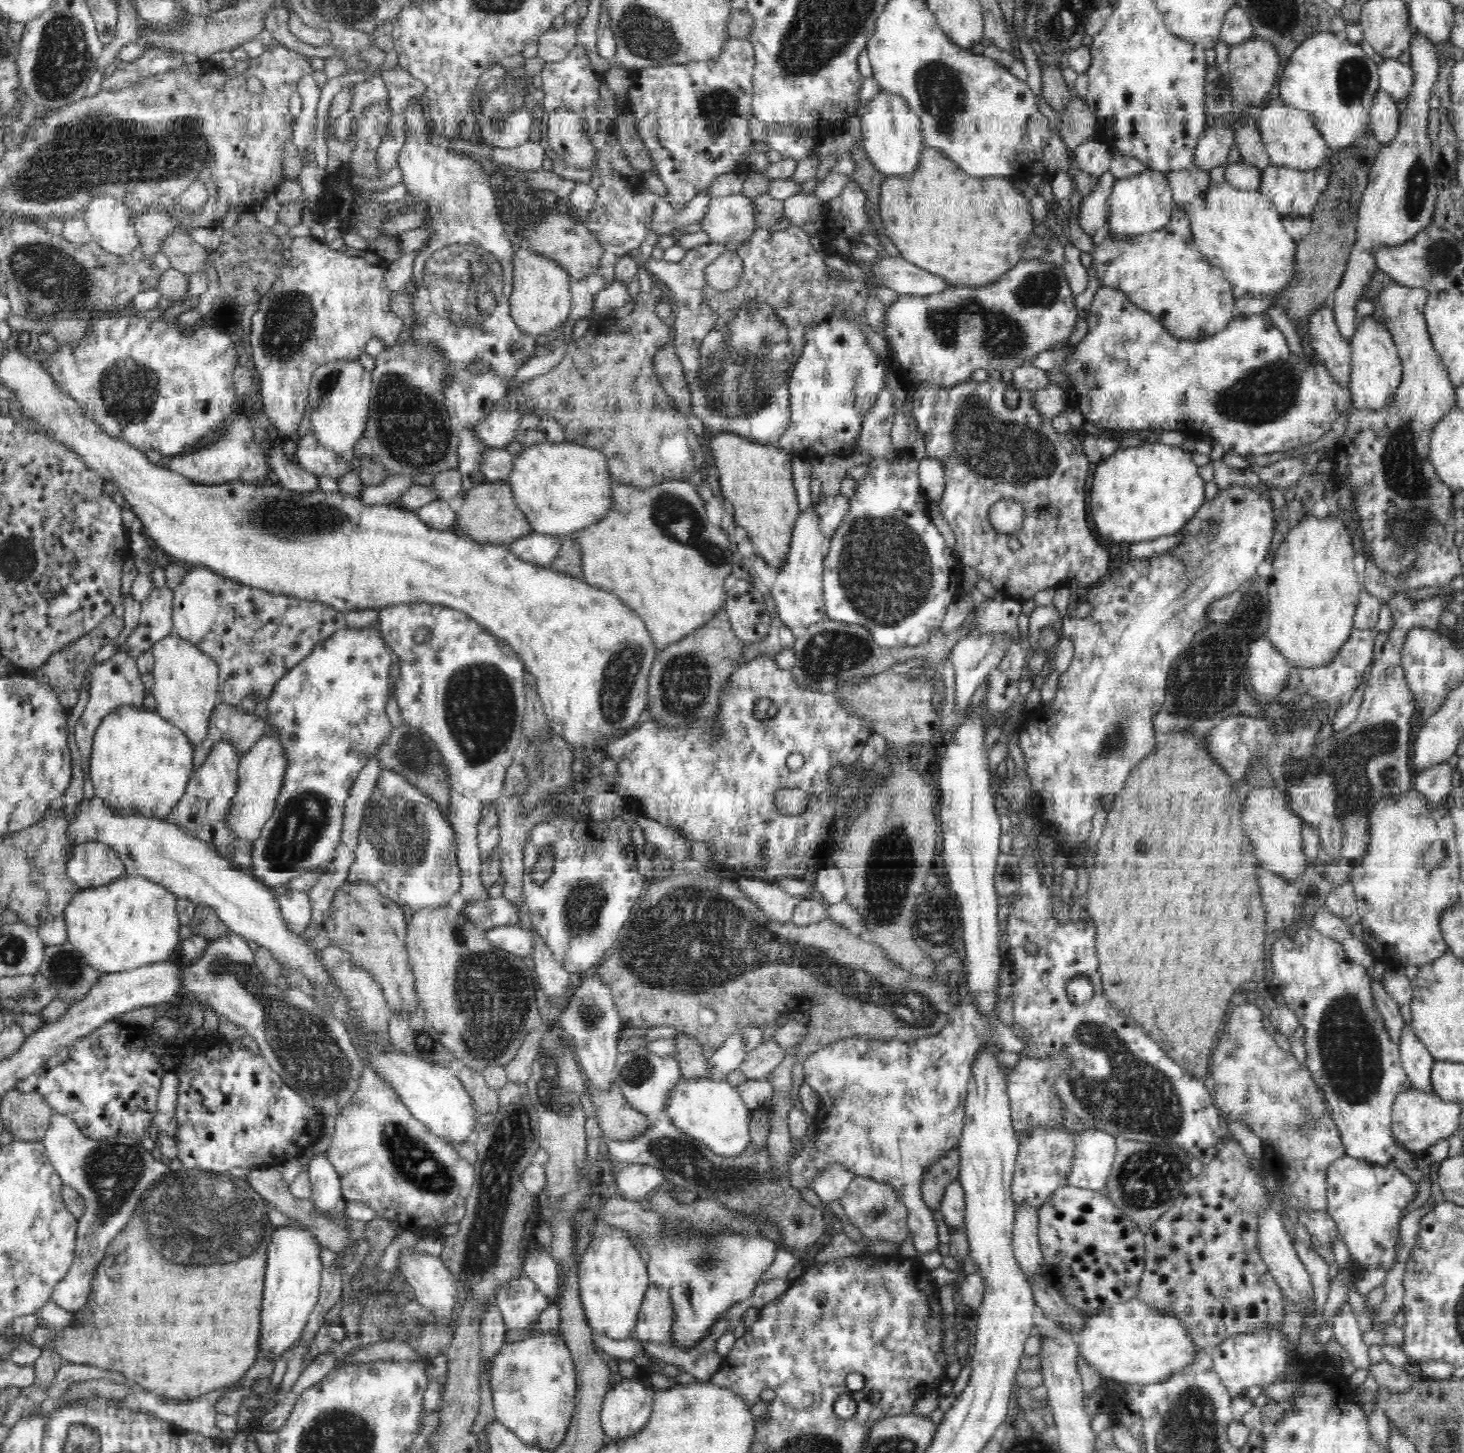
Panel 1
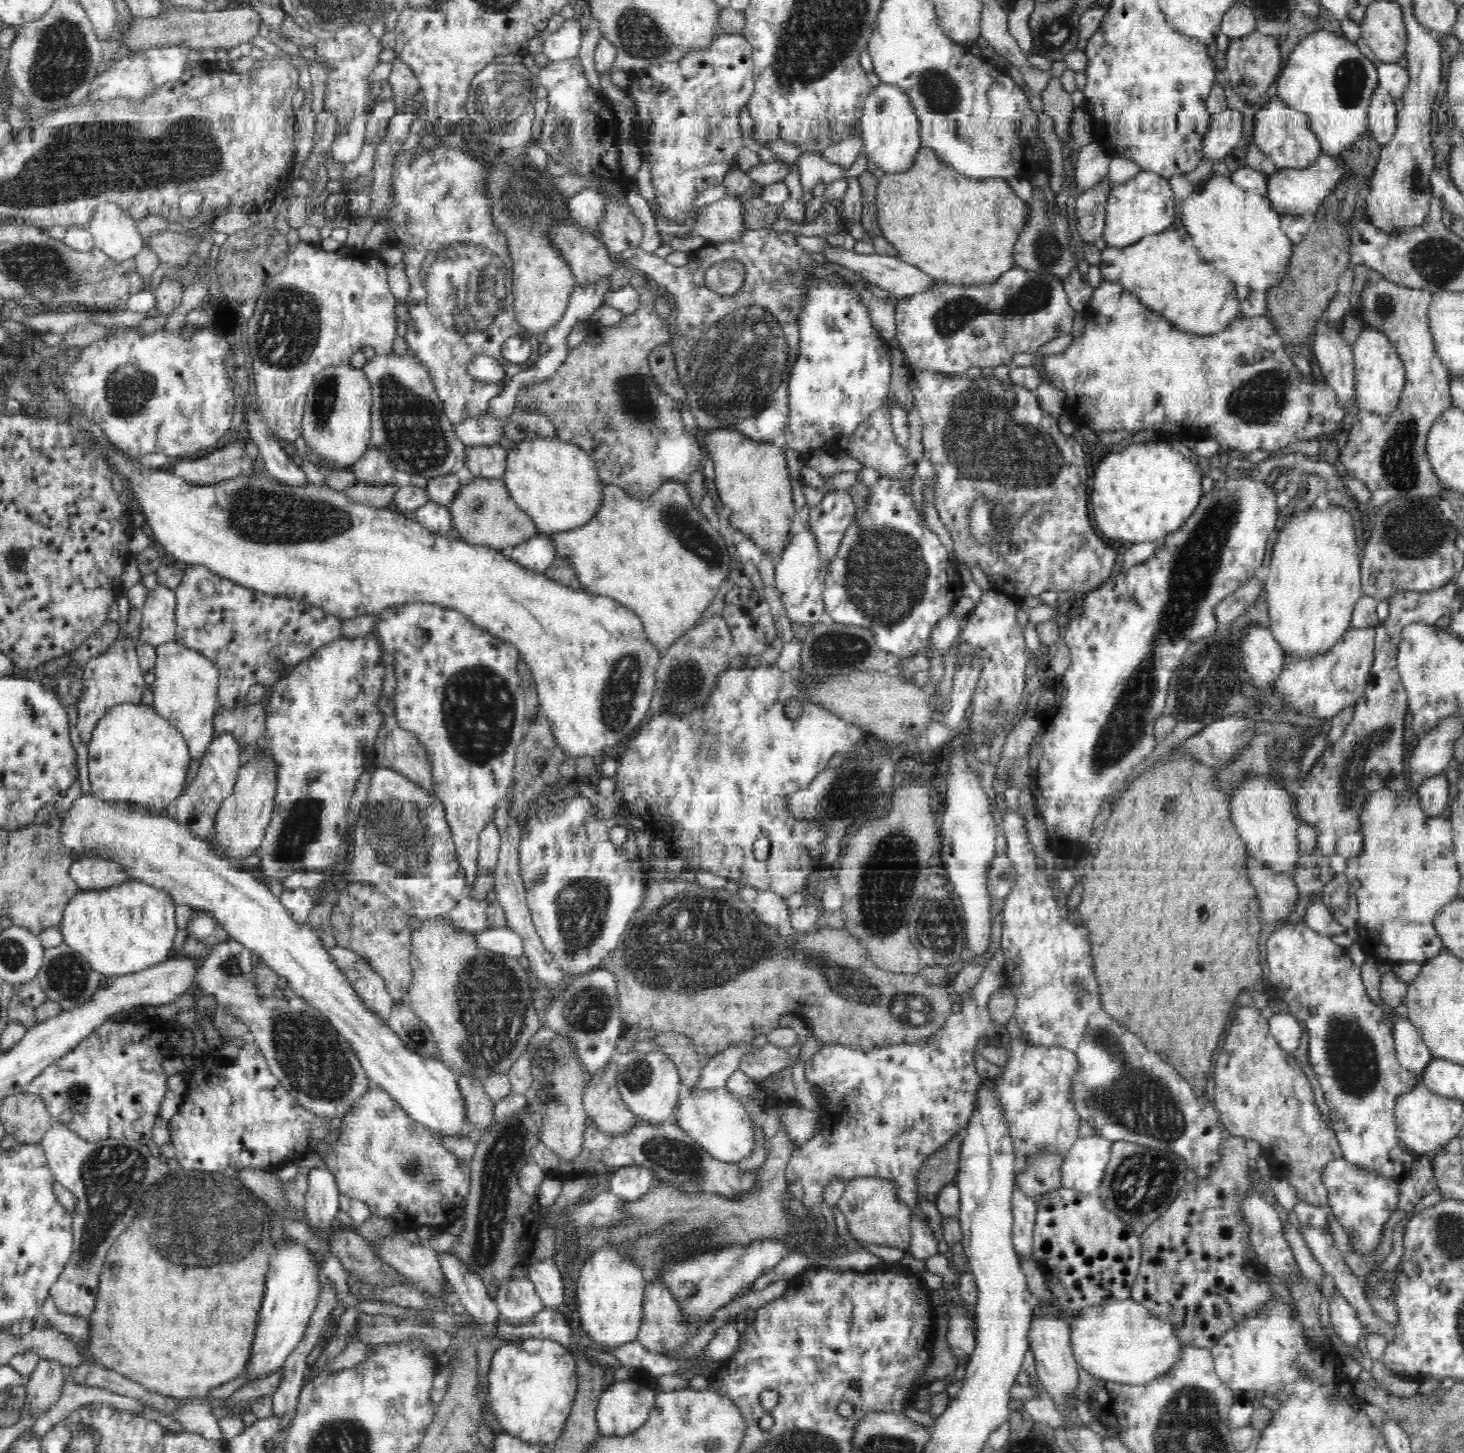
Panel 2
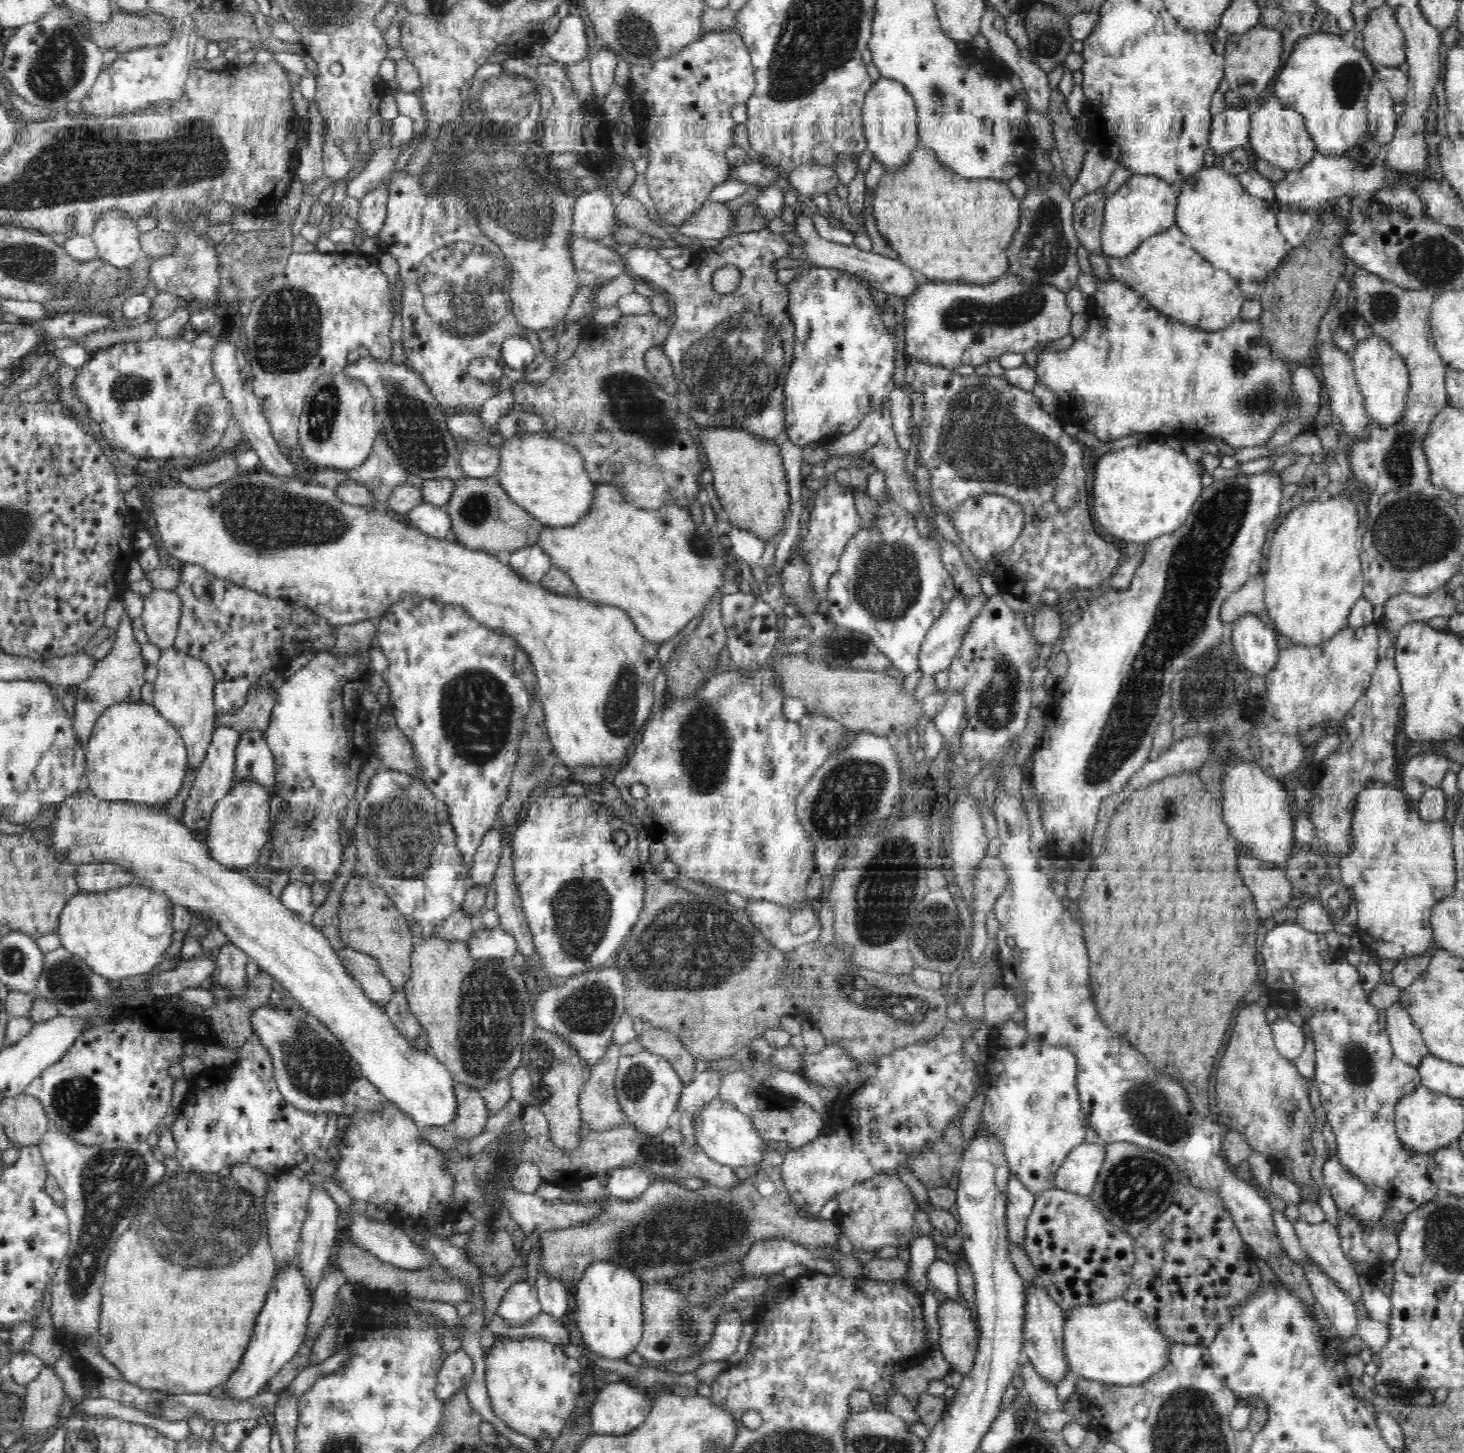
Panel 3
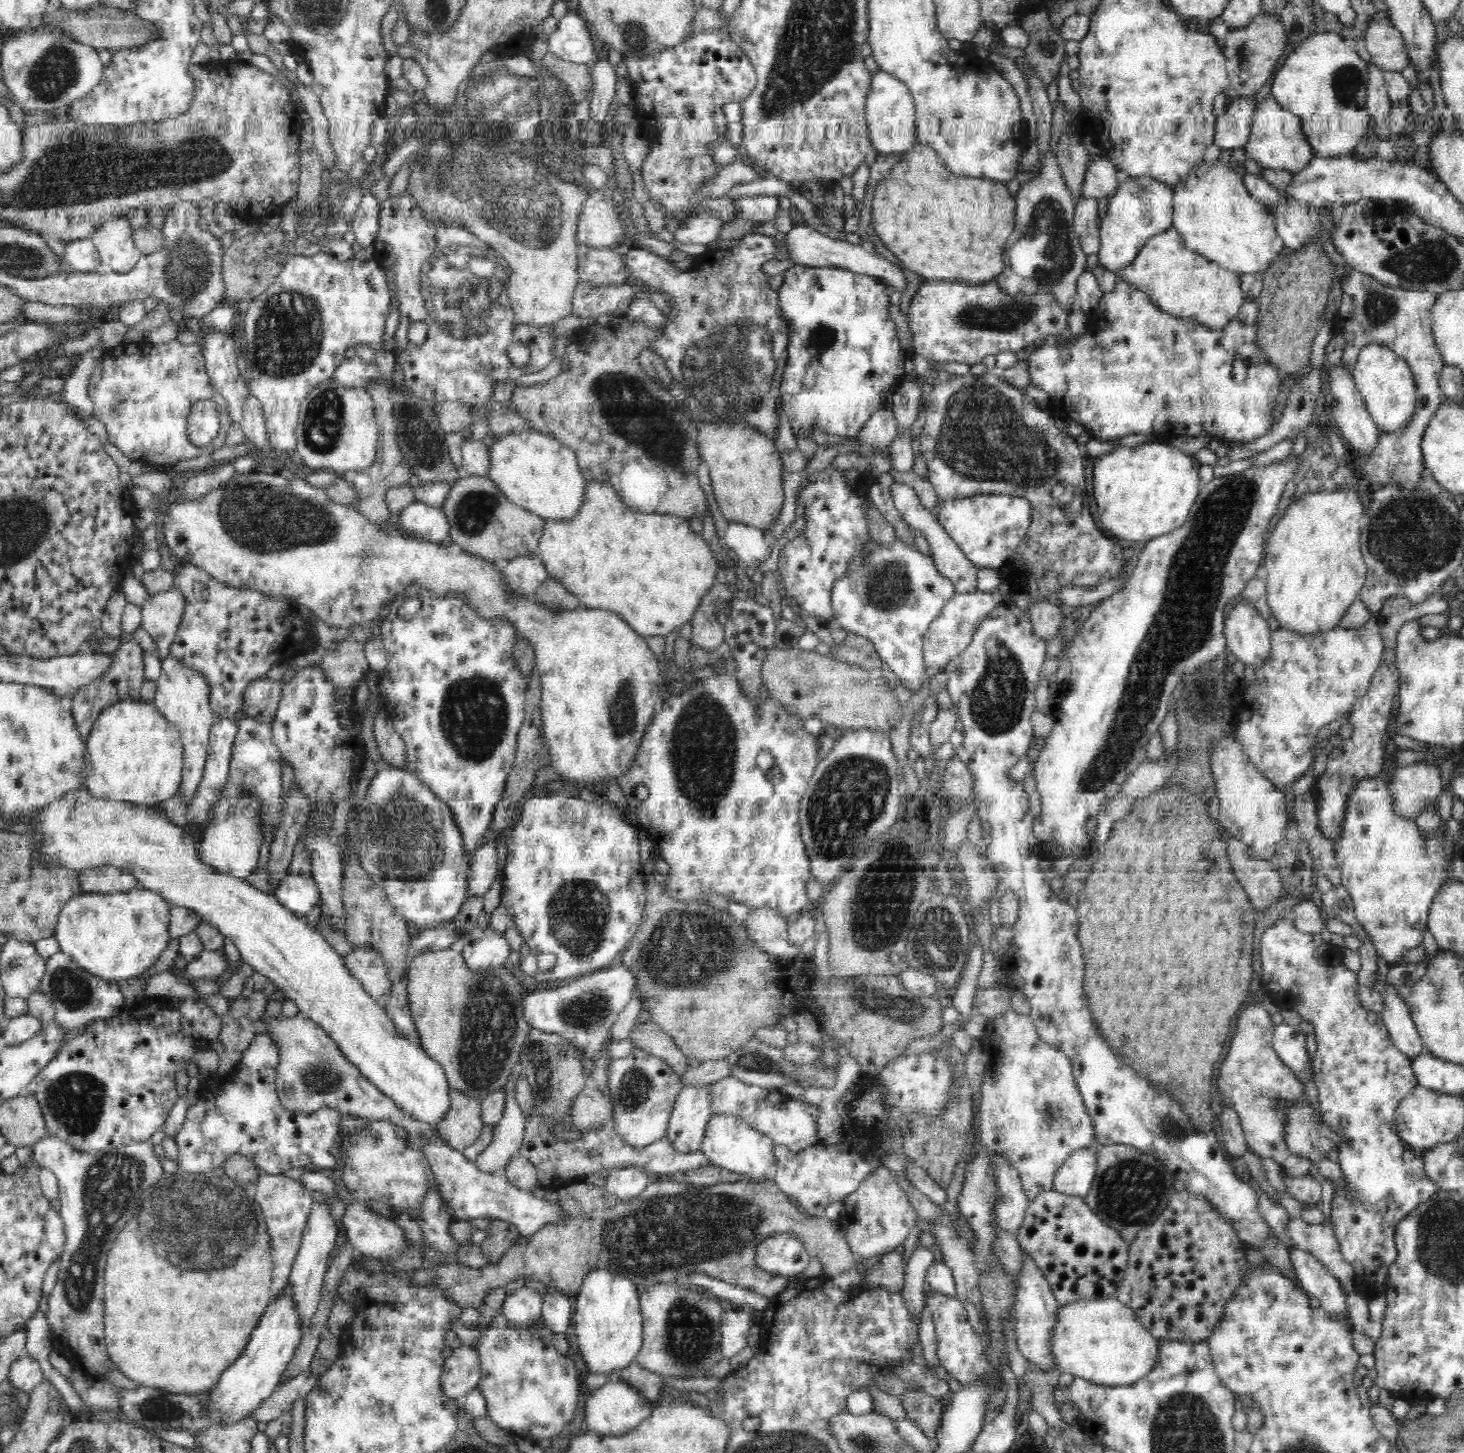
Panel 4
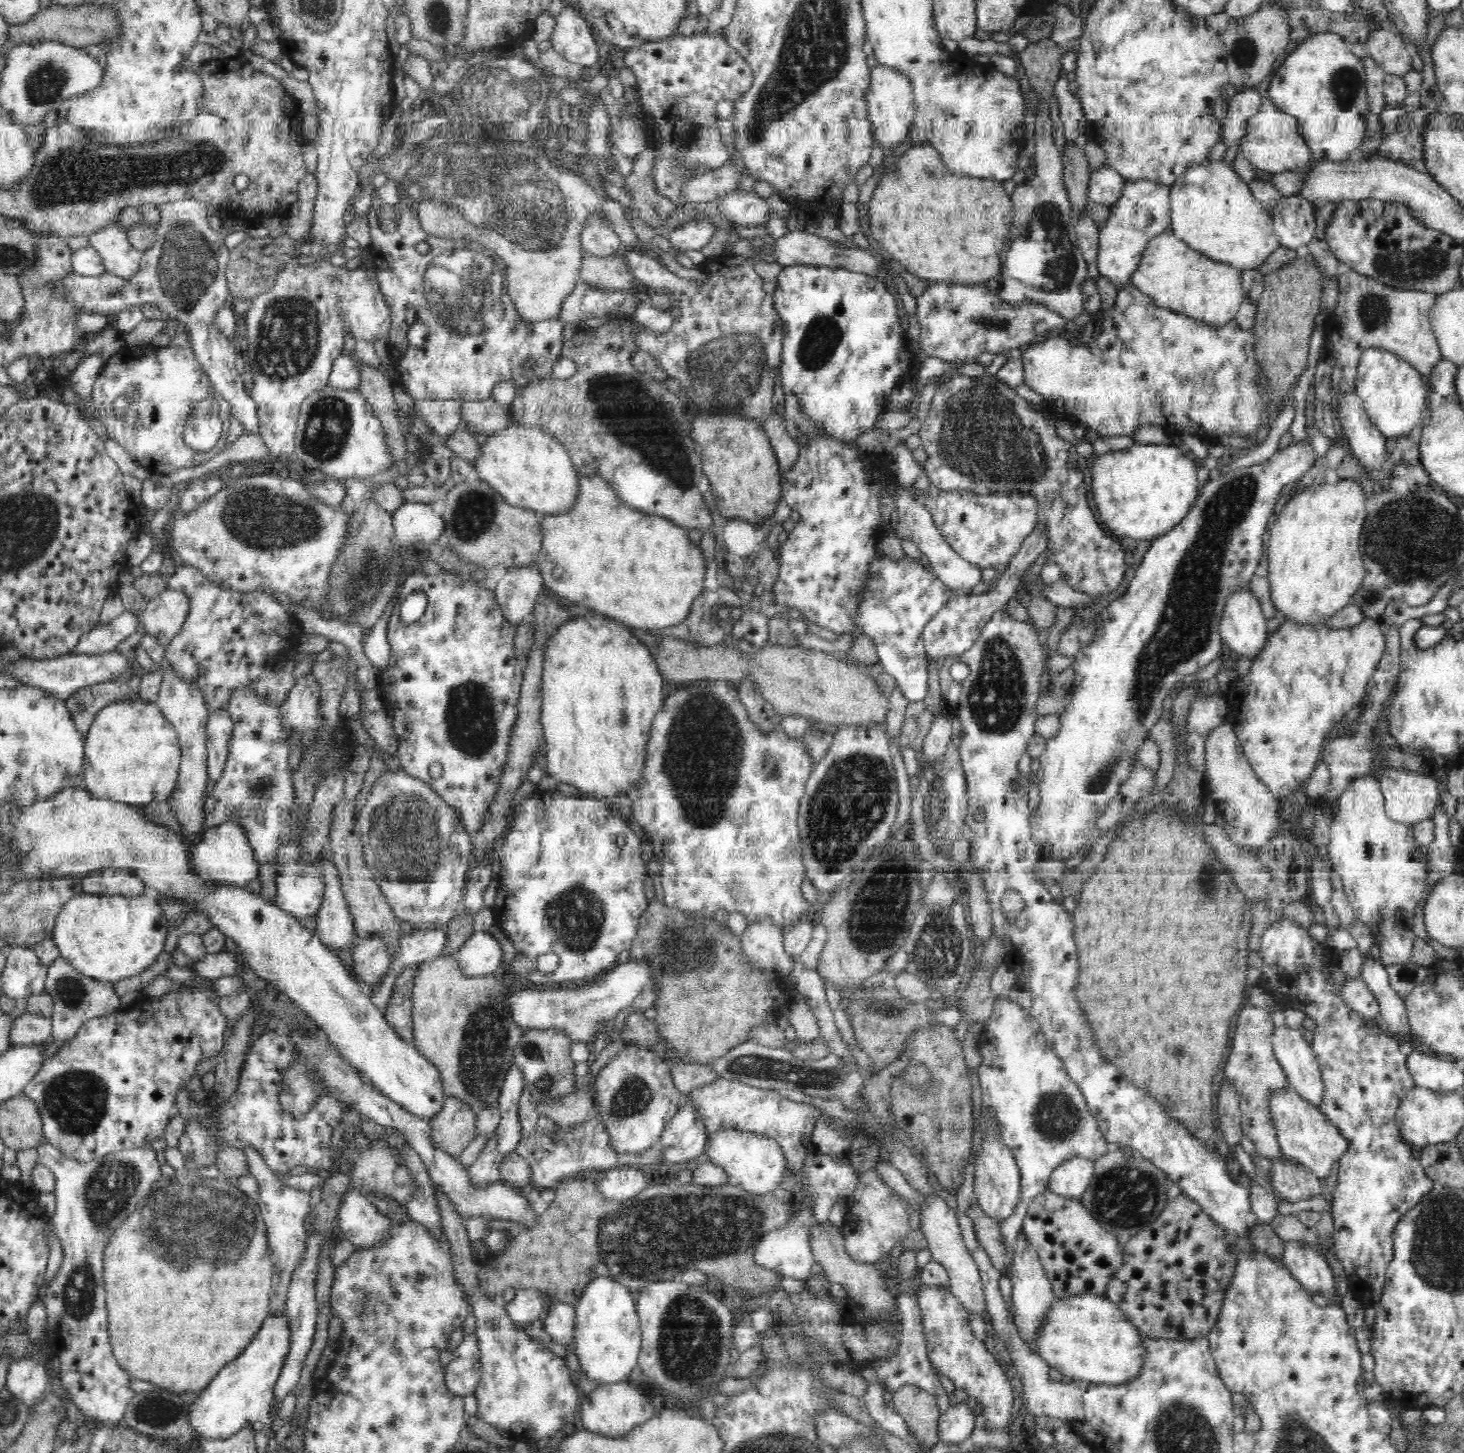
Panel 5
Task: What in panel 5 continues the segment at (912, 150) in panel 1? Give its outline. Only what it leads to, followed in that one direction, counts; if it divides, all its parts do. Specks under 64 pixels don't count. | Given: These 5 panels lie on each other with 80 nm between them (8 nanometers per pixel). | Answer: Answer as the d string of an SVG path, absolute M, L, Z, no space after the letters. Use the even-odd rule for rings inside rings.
M875 65L871 68L871 84L867 96L867 107L874 138L884 148L894 148L896 144L900 144L908 136L908 130L912 126L912 120L914 120L917 109L910 81L902 72L895 71L894 68Z

